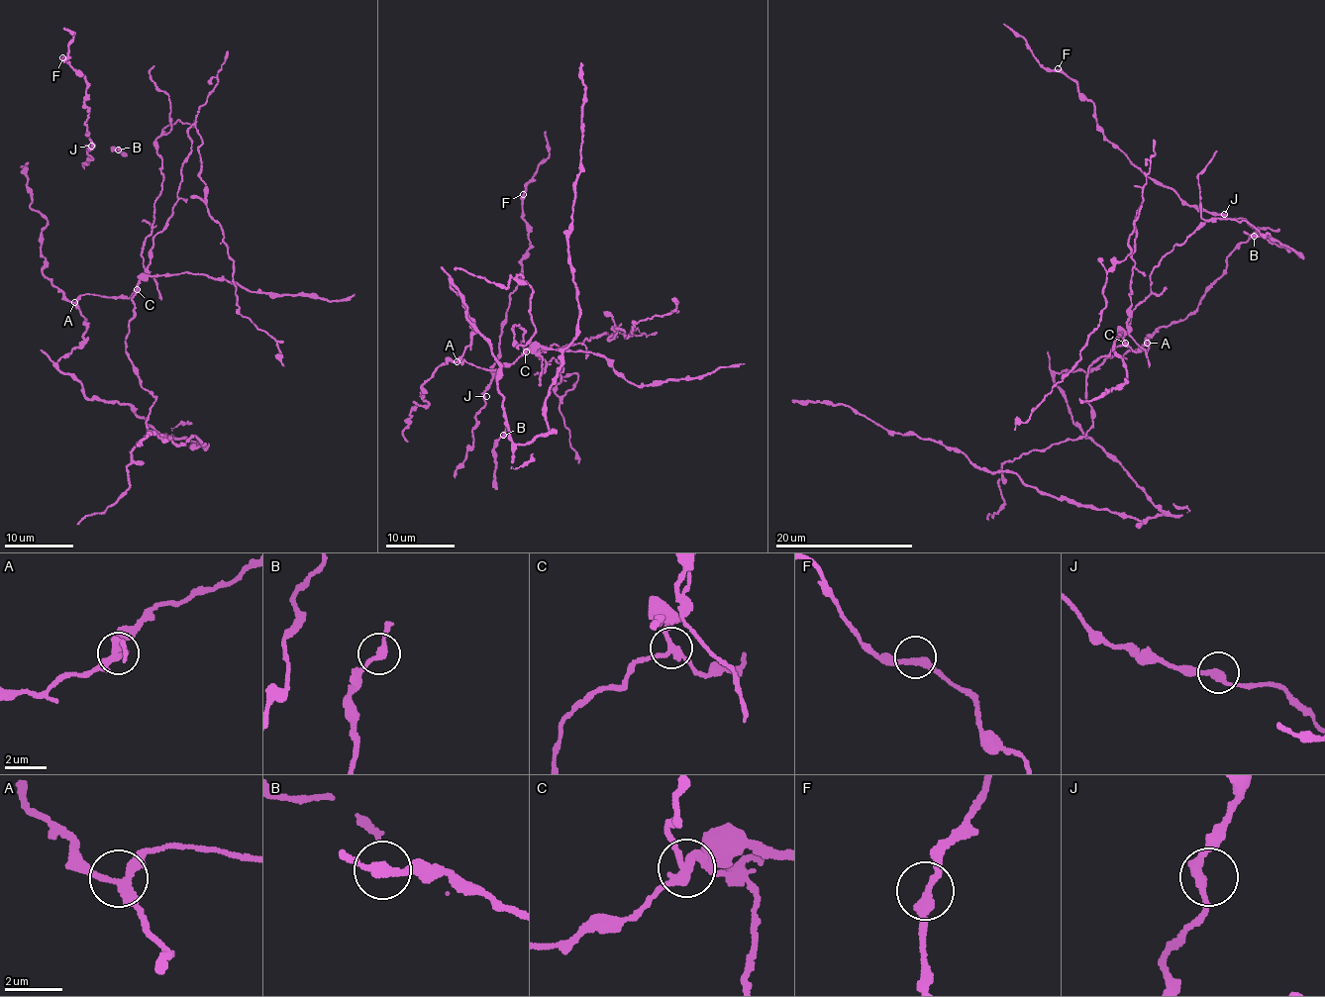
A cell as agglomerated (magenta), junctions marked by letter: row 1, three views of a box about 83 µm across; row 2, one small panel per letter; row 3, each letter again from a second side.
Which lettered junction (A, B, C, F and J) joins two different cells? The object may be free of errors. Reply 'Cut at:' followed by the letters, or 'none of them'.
Cut at: C

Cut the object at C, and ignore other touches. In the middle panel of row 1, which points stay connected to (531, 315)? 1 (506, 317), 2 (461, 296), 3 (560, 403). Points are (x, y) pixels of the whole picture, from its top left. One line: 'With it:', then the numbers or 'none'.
With it: 3

